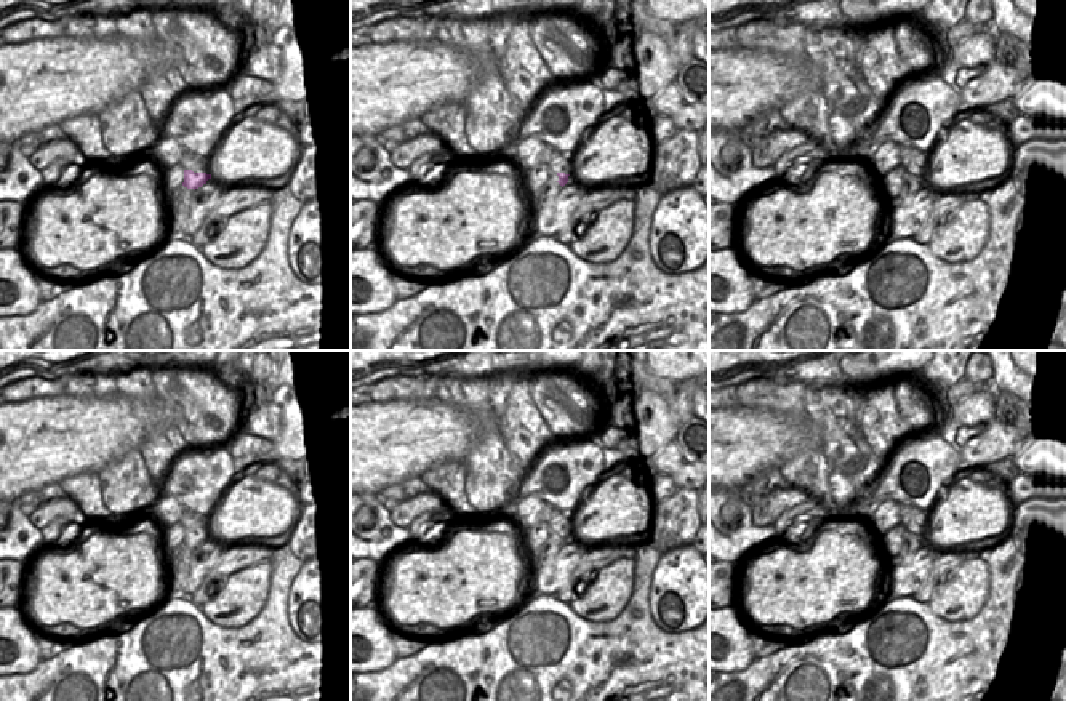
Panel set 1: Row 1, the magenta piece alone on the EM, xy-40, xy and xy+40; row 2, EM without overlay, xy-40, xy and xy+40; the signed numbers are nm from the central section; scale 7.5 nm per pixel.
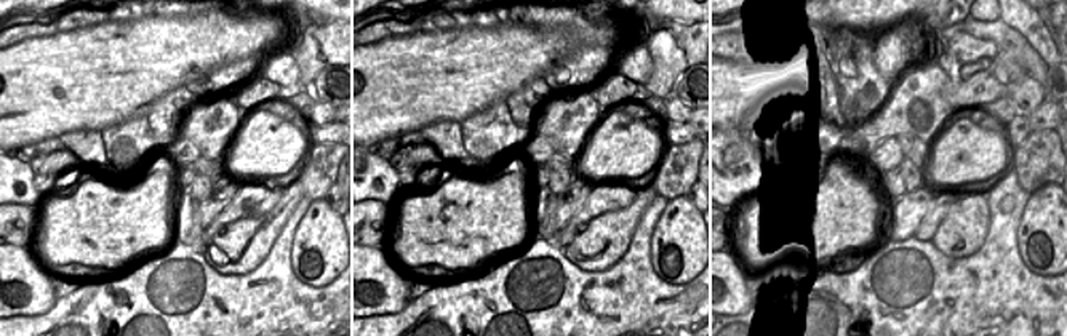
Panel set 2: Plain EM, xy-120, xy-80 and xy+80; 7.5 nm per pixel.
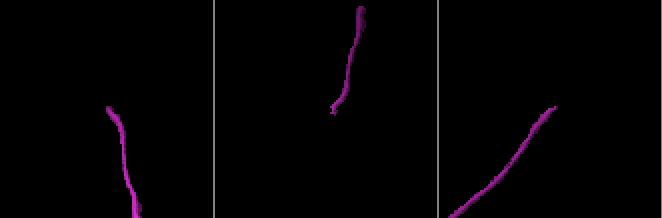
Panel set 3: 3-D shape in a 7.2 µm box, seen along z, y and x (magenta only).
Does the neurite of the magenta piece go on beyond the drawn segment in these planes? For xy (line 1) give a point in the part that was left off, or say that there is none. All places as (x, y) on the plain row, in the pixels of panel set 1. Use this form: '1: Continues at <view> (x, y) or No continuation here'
1: Continues at xy (562, 524).

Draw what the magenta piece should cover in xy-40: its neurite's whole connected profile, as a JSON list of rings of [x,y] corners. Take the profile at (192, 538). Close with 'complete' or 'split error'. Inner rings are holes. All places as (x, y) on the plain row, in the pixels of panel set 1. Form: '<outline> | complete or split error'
[[[202,515],[202,519],[202,527],[184,528],[184,546],[195,549],[206,543],[208,538],[211,538],[210,515]]] | split error

